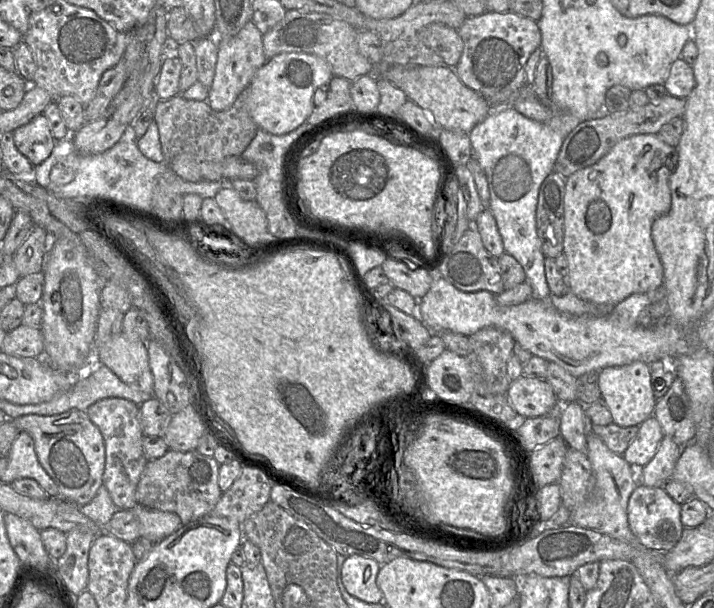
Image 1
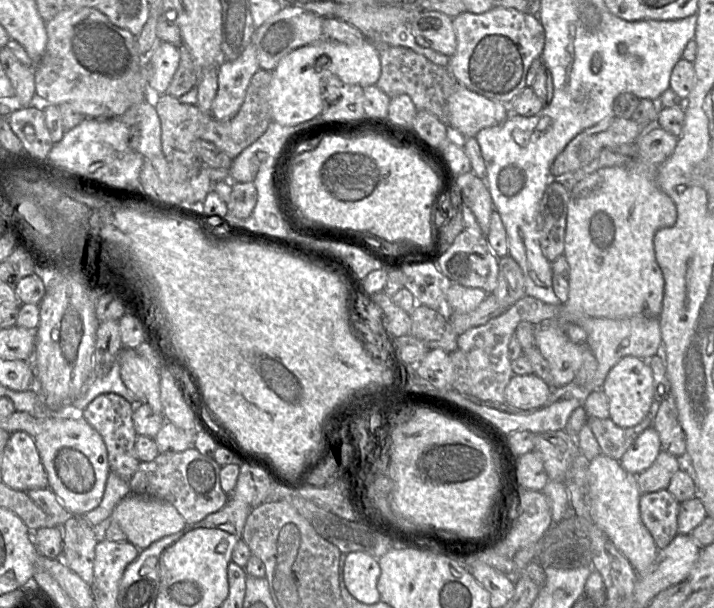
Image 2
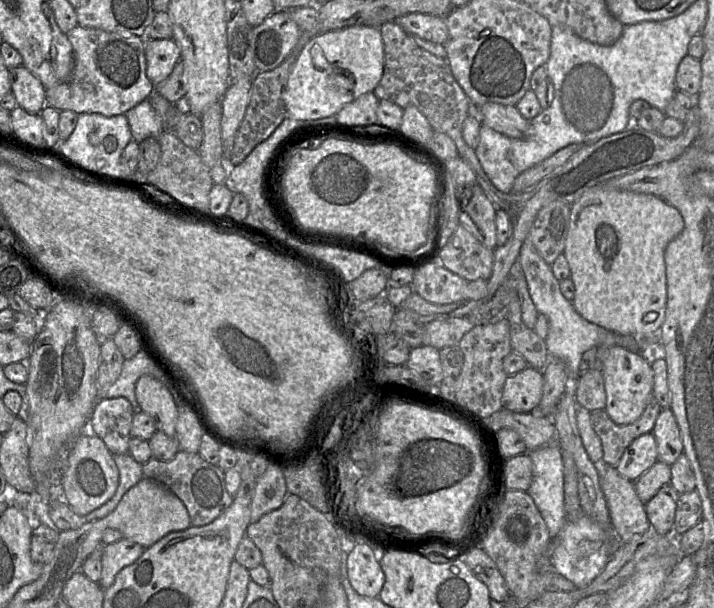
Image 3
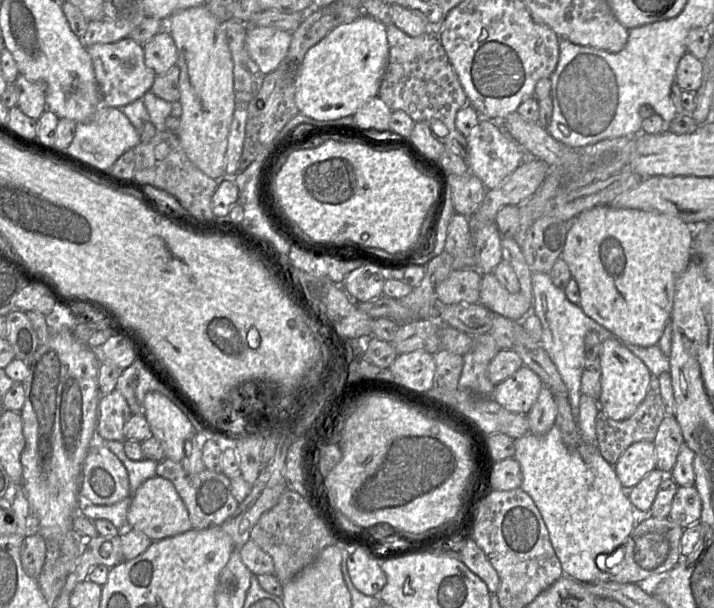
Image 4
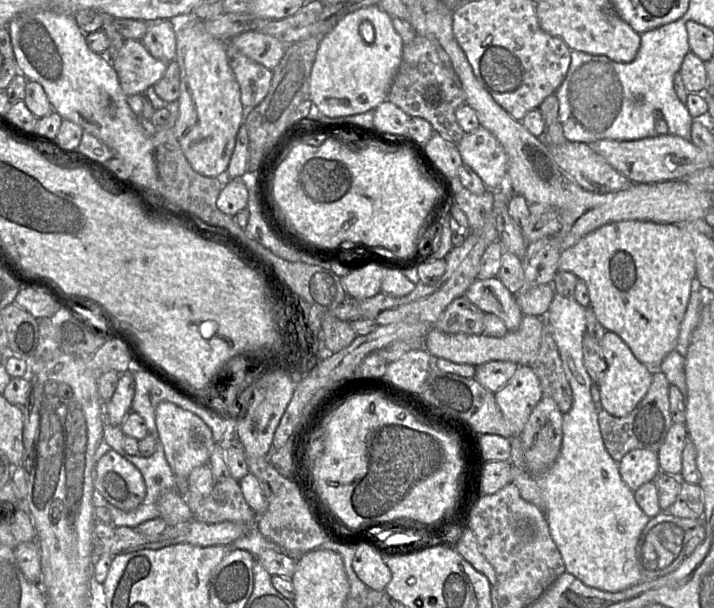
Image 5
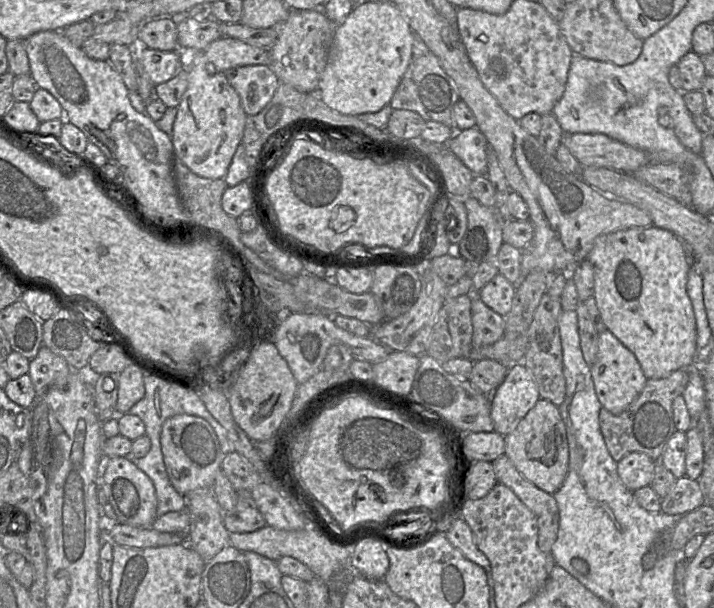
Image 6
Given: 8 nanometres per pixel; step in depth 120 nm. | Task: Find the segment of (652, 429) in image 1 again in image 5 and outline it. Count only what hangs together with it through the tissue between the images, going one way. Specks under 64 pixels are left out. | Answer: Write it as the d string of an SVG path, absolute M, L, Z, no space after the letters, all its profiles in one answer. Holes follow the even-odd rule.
M648 449L631 450L619 462L620 476L632 491L654 481L659 471L657 452Z

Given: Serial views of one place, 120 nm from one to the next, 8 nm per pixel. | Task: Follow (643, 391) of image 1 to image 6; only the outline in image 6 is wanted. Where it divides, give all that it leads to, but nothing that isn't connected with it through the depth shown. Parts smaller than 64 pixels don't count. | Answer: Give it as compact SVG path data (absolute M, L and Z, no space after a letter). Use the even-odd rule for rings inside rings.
M608 329L599 334L598 353L590 370L602 407L614 415L627 409L642 392L648 380L636 356Z

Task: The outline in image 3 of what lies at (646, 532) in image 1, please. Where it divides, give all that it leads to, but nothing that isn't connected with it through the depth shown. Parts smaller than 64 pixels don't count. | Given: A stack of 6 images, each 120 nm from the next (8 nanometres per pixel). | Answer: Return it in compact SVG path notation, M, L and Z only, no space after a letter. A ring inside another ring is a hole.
M667 484L645 503L648 521L655 531L664 536L674 532L674 519L679 493Z

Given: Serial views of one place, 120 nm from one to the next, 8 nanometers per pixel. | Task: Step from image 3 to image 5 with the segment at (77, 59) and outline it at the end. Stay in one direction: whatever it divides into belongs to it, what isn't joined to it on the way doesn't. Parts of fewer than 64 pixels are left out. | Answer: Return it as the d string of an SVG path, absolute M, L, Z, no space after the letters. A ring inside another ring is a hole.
M124 39L111 64L126 96L143 95L162 78L168 65L151 56L141 41L131 39Z

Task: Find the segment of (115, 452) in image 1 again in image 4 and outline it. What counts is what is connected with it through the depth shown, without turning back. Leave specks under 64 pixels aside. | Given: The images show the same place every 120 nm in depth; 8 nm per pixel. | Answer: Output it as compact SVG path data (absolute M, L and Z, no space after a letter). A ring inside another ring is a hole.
M116 389L107 395L100 395L98 414L96 425L98 436L104 440L123 441L124 425L131 416L124 396Z

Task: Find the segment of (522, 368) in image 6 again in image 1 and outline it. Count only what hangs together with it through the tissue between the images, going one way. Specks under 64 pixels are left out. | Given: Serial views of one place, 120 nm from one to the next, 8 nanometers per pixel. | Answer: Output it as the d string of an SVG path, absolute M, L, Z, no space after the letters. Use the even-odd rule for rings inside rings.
M523 374L511 382L506 395L516 413L524 419L554 413L560 403L546 379Z

